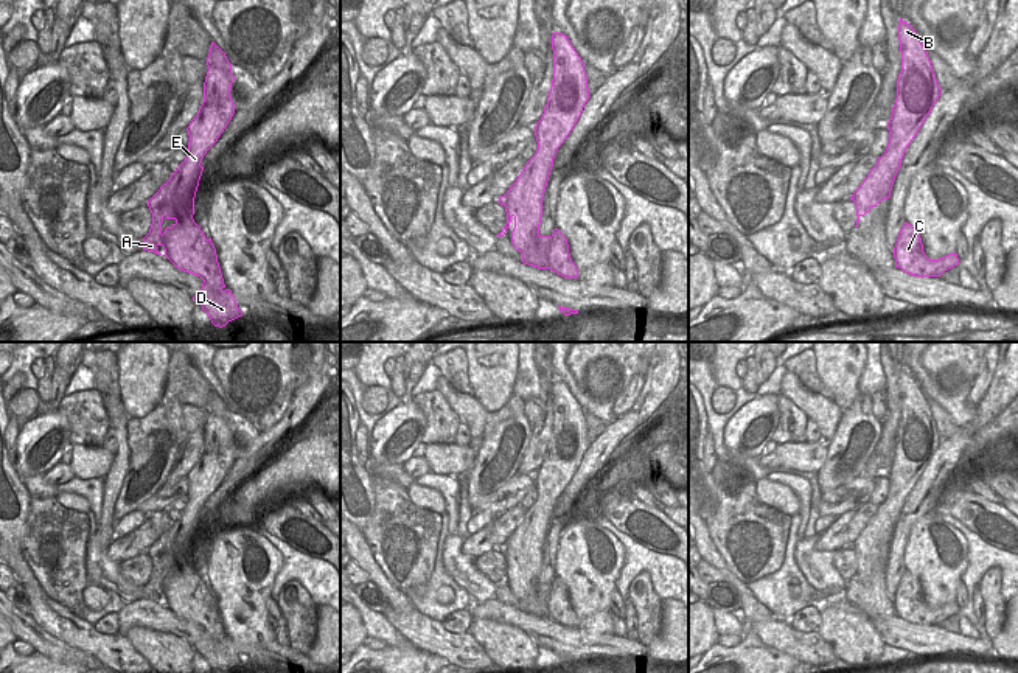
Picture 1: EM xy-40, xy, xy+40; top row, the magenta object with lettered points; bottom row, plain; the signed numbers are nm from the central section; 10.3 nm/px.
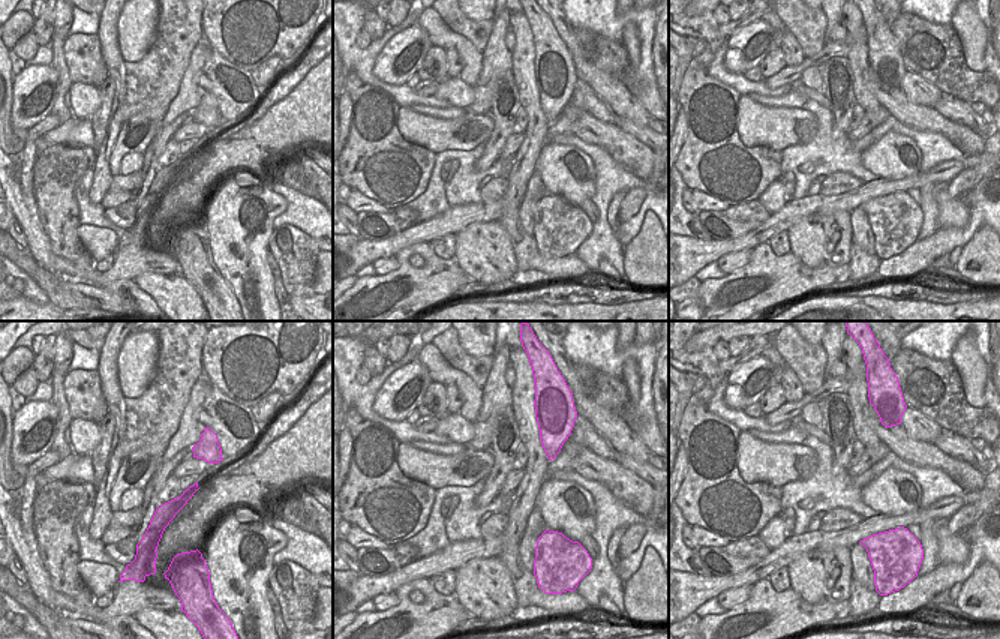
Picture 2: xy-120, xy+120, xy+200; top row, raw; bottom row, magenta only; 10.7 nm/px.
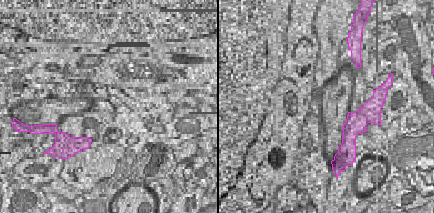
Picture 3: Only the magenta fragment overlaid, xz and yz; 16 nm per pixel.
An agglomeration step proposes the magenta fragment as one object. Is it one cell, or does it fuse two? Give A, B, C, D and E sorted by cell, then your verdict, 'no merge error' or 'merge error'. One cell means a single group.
A B D E / C; merge error

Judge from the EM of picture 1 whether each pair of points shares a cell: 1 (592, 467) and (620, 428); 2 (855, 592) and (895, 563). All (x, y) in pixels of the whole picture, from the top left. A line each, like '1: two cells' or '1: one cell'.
1: one cell
2: two cells

